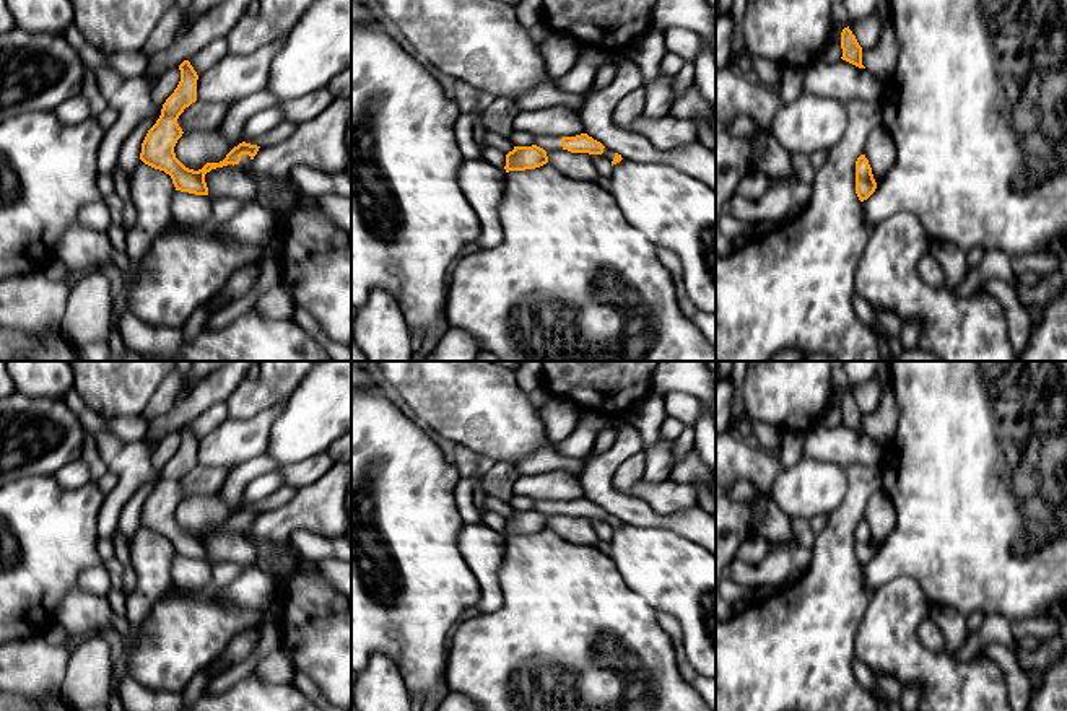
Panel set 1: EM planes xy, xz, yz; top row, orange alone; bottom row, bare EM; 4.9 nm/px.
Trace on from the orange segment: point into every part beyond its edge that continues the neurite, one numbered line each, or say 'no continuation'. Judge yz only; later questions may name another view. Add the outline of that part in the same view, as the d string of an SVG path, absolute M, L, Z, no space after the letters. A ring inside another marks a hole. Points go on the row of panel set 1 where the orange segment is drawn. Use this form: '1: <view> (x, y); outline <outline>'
no continuation

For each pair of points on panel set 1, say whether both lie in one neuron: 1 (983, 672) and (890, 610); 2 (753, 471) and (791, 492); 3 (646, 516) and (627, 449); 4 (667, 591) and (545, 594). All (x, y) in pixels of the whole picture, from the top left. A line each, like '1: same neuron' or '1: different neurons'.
1: same neuron
2: different neurons
3: same neuron
4: different neurons

